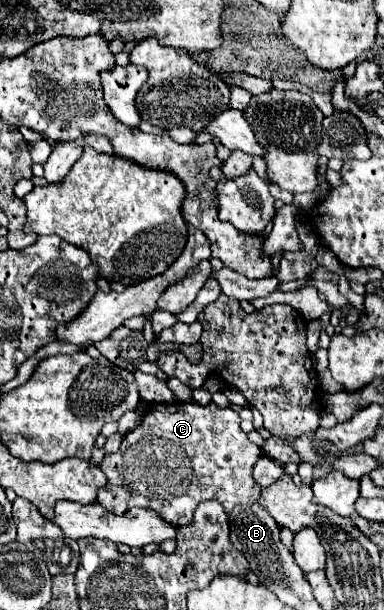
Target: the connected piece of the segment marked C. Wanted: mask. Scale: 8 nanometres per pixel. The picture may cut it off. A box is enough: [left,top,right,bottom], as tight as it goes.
[99,400,261,526]

